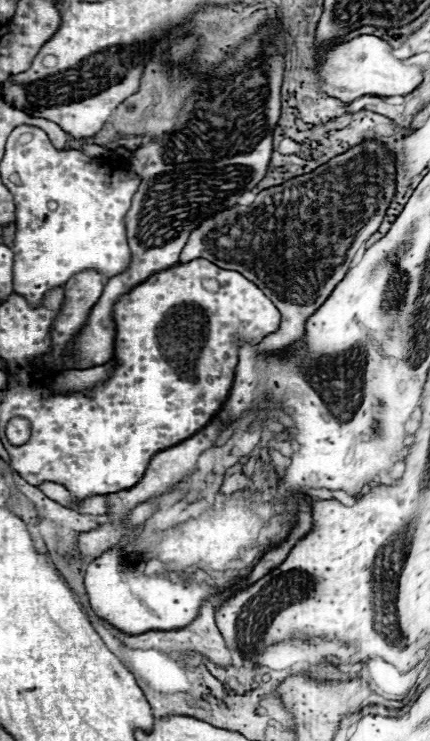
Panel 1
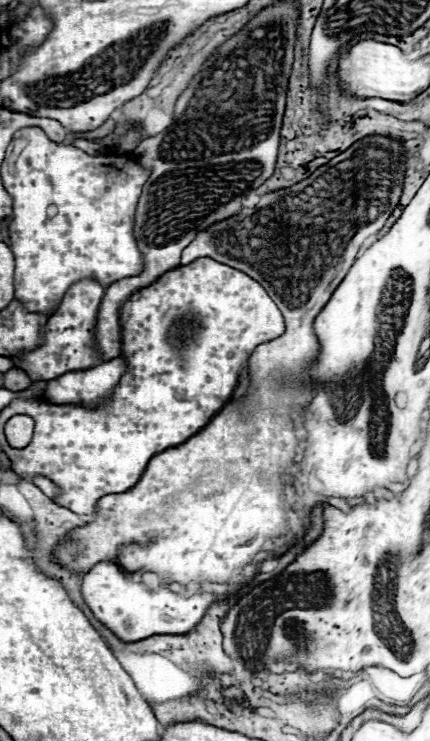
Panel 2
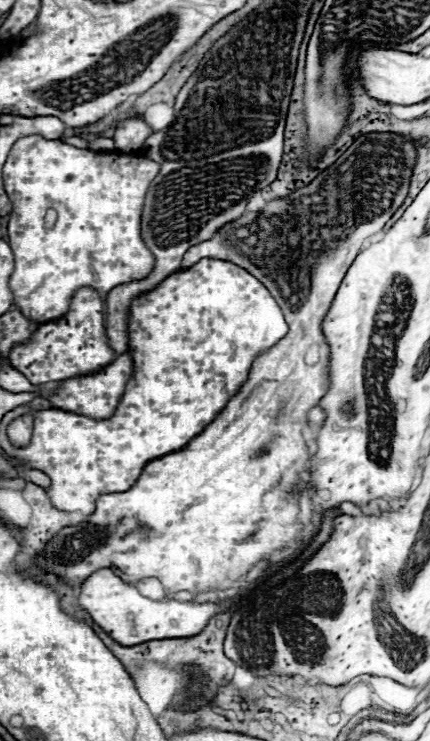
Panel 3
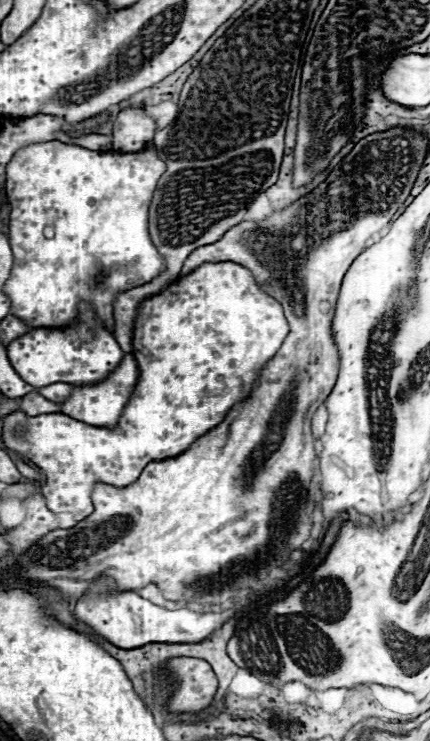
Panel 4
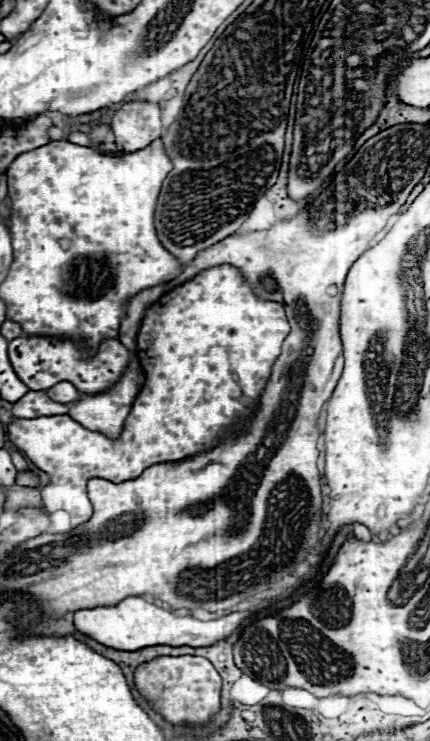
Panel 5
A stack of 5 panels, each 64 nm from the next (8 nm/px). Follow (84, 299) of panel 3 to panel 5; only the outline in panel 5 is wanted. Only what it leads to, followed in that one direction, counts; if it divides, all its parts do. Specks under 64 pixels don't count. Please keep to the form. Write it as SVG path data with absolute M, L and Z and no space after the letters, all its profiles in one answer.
M20 336L8 344L8 356L18 372L18 378L30 390L48 390L54 384L66 380L72 382L78 392L102 392L122 376L126 364L136 358L136 352L126 350L118 340L102 340L98 350L90 354L86 348L72 340L60 340L50 336Z

